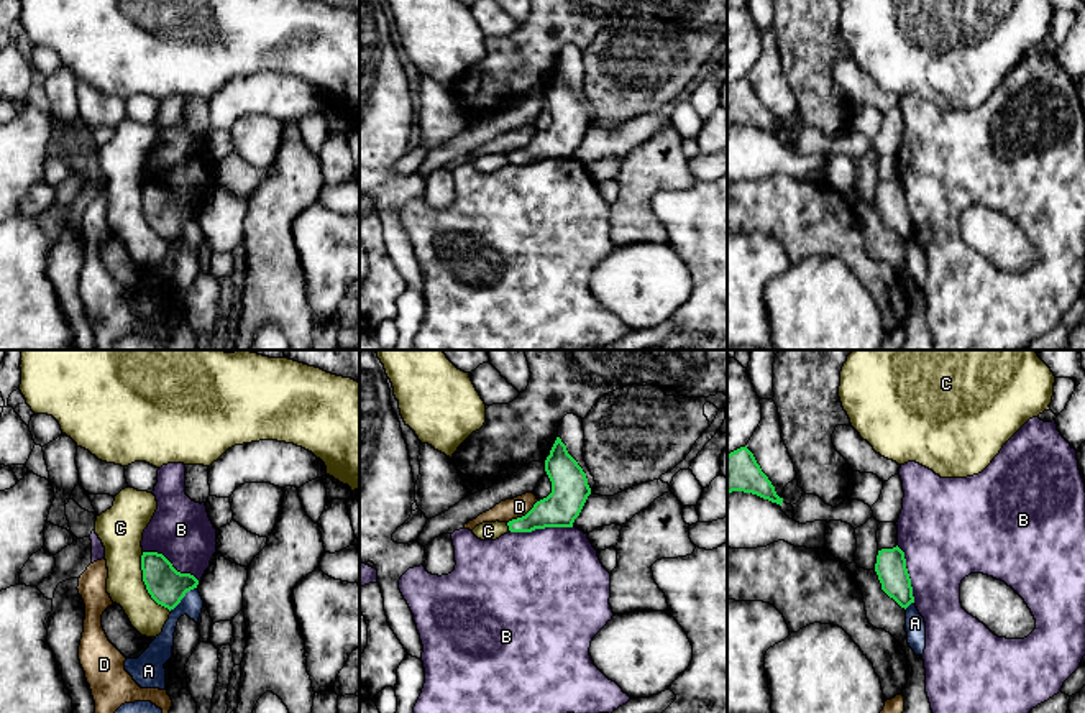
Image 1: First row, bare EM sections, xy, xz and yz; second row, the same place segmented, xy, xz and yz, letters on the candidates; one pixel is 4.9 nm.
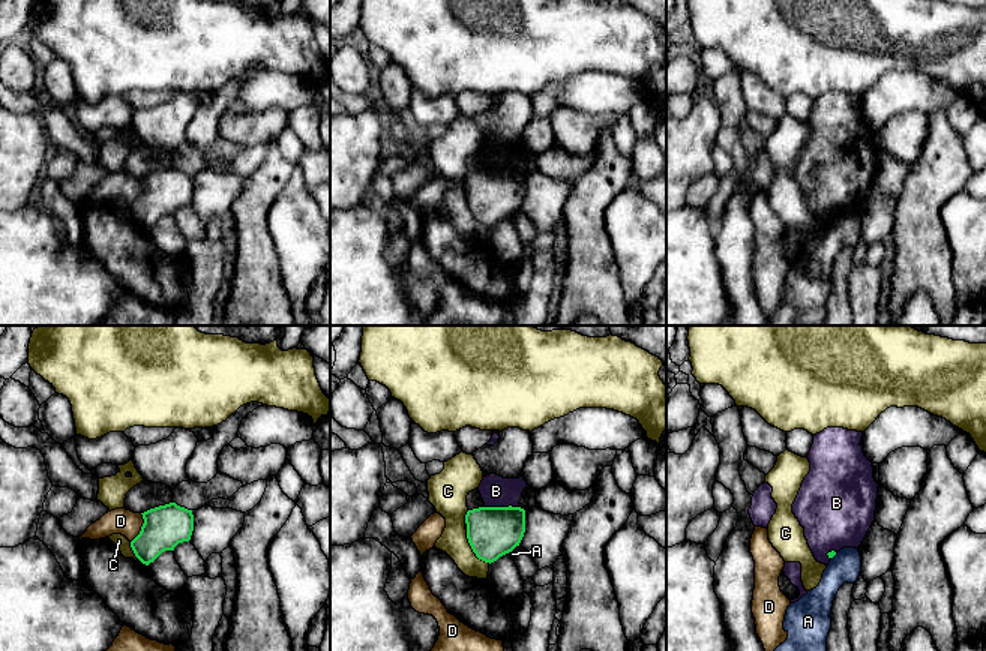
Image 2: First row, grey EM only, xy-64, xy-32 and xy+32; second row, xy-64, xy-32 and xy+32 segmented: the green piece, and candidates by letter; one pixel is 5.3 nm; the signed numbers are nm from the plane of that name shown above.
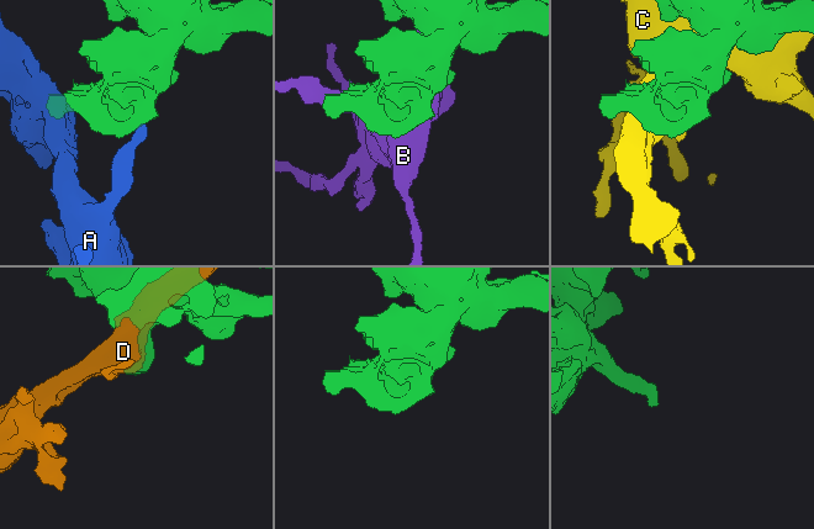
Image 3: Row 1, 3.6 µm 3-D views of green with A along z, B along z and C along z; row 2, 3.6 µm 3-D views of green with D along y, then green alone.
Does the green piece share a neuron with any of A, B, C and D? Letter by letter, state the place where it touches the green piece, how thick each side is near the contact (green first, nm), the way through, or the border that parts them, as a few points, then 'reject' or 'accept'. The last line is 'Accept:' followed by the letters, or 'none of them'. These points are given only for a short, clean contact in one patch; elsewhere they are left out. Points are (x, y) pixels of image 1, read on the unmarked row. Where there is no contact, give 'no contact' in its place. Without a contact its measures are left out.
A: xy (183, 229) | 180/110 nm | along xy (196, 219), (169, 242) | reject
B: xz (540, 160) | 190/480 nm | along xz (572, 158), (509, 163) | reject
C: xy (145, 216) | 180/190 nm | along xy (141, 184), (141, 212), (145, 220), (169, 243) | reject
D: xz (522, 148) | 180/100 nm | along xz (537, 132), (524, 147), (508, 155) | reject
Accept: none of them

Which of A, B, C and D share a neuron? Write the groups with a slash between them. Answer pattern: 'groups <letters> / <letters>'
groups A / B / C / D

